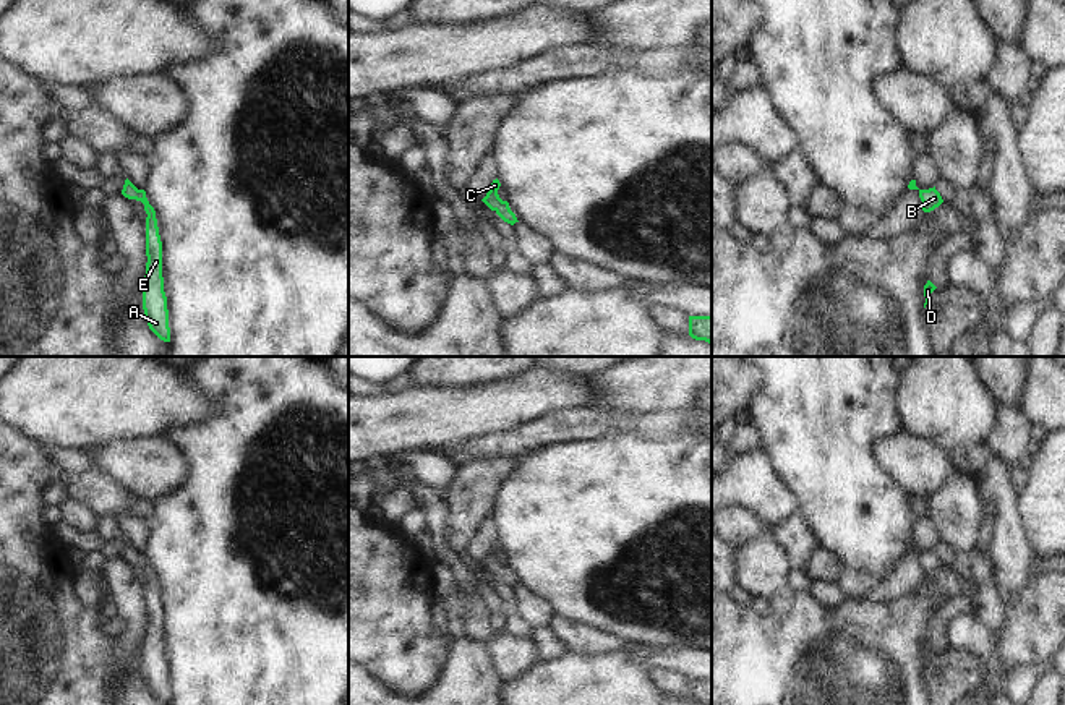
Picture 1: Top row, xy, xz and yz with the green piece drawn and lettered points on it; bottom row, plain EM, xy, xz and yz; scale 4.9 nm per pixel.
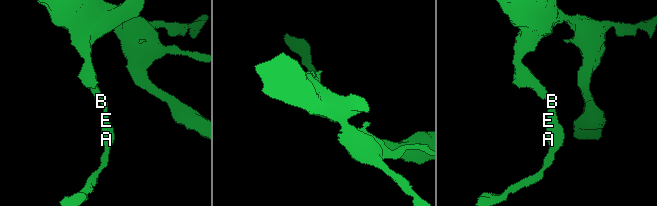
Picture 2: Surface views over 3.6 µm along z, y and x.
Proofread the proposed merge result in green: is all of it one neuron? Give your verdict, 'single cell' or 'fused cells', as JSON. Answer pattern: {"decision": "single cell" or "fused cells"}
{"decision": "single cell"}

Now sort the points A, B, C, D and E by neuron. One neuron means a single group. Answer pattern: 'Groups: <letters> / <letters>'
Groups: A B C D E.

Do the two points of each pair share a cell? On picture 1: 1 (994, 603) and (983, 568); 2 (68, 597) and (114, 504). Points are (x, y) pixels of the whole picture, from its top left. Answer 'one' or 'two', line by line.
1: one
2: two

